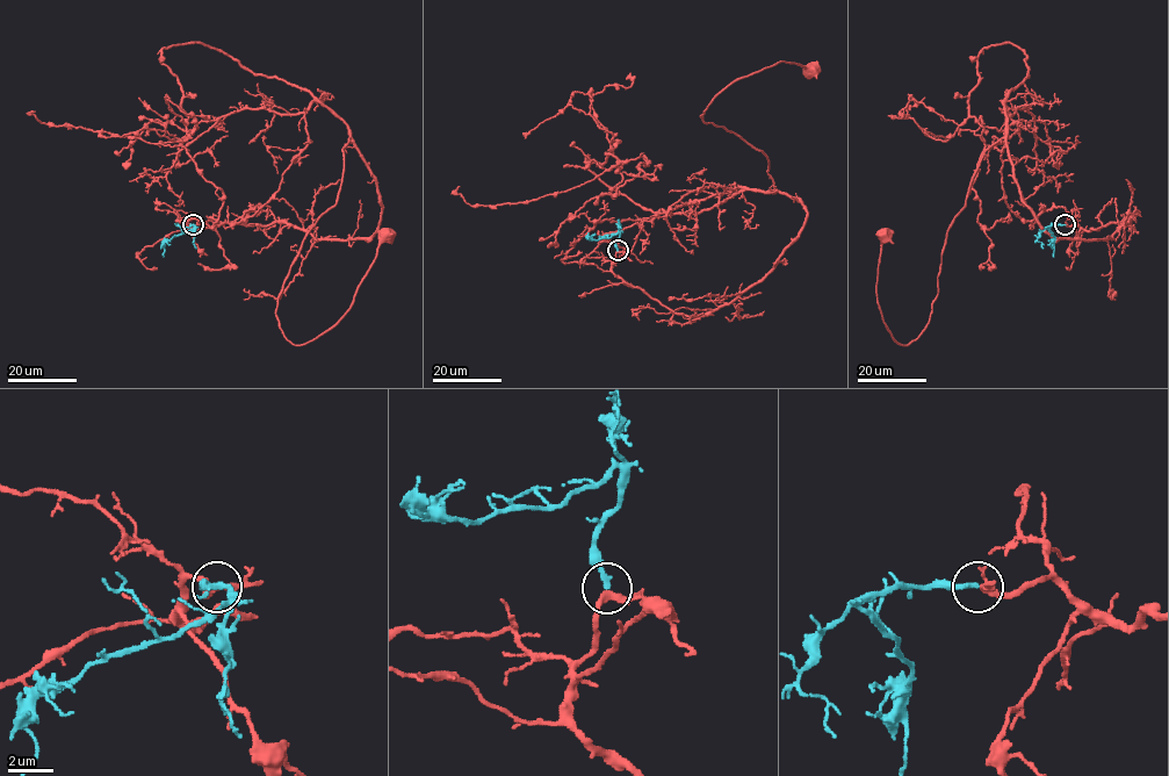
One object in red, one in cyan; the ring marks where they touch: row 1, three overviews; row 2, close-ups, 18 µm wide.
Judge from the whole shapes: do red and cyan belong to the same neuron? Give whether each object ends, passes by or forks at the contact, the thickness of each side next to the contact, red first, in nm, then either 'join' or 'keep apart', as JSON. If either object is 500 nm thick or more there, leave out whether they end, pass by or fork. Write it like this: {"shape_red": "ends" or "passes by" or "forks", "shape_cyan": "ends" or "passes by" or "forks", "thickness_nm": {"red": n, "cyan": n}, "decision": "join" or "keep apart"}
{"shape_red": "passes by", "shape_cyan": "ends", "thickness_nm": {"red": 280, "cyan": 240}, "decision": "join"}

